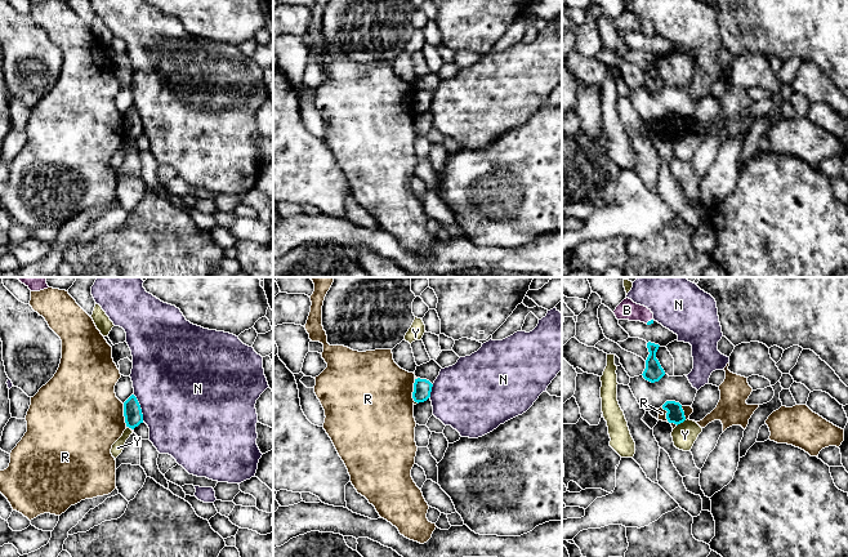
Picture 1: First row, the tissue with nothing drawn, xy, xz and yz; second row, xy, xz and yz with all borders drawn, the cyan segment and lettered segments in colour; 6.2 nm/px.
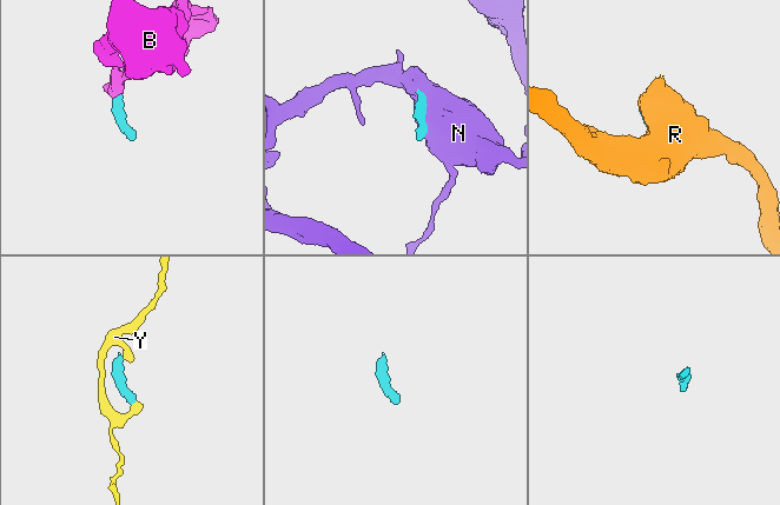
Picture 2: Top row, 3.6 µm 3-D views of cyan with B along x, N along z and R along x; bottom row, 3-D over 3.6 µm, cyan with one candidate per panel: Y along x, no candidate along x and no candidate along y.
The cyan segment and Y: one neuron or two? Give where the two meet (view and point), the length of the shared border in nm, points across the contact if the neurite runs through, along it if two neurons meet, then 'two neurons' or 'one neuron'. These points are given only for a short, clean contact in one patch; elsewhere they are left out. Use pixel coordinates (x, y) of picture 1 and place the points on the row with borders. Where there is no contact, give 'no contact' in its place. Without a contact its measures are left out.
contact yz (681, 422); length 70 nm; border yz (684, 419), (677, 426); two neurons

